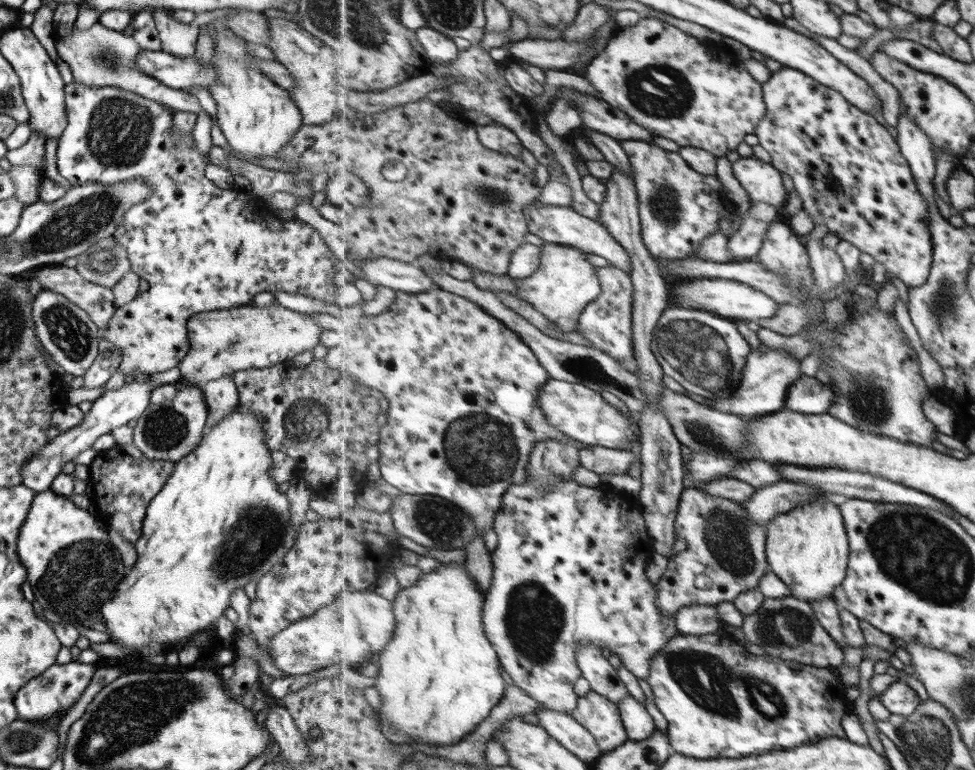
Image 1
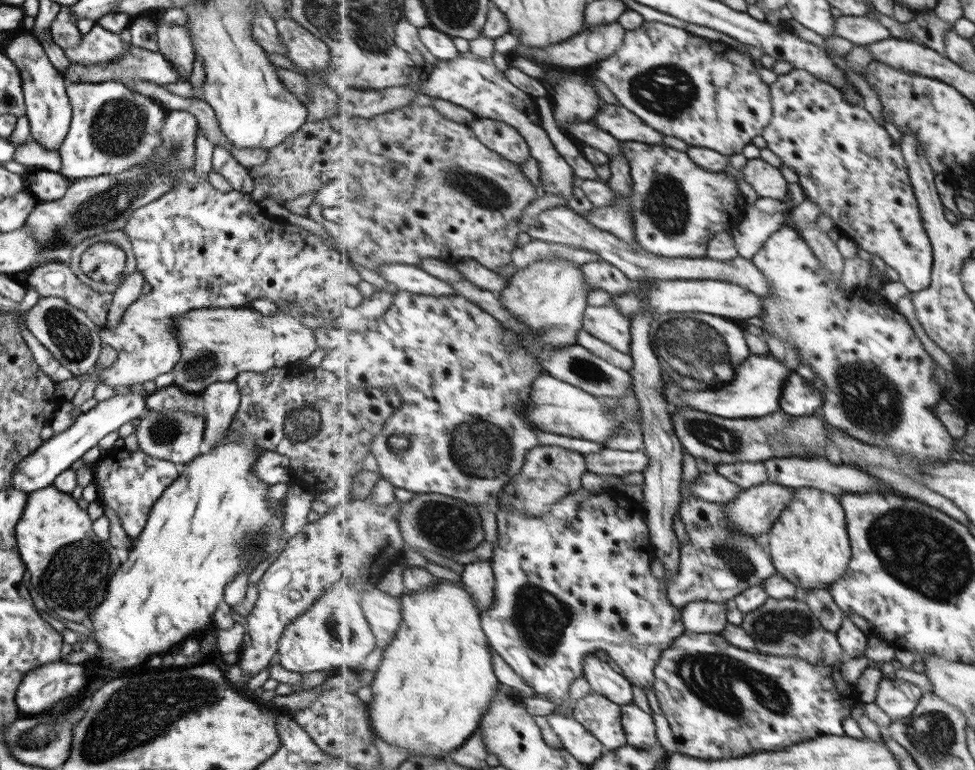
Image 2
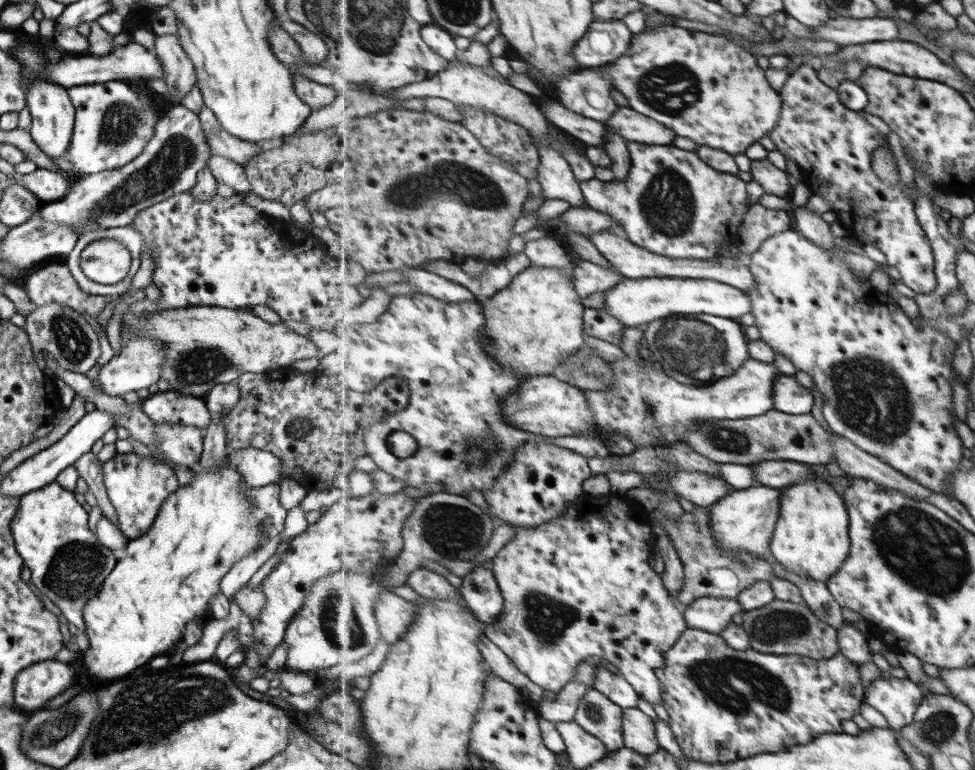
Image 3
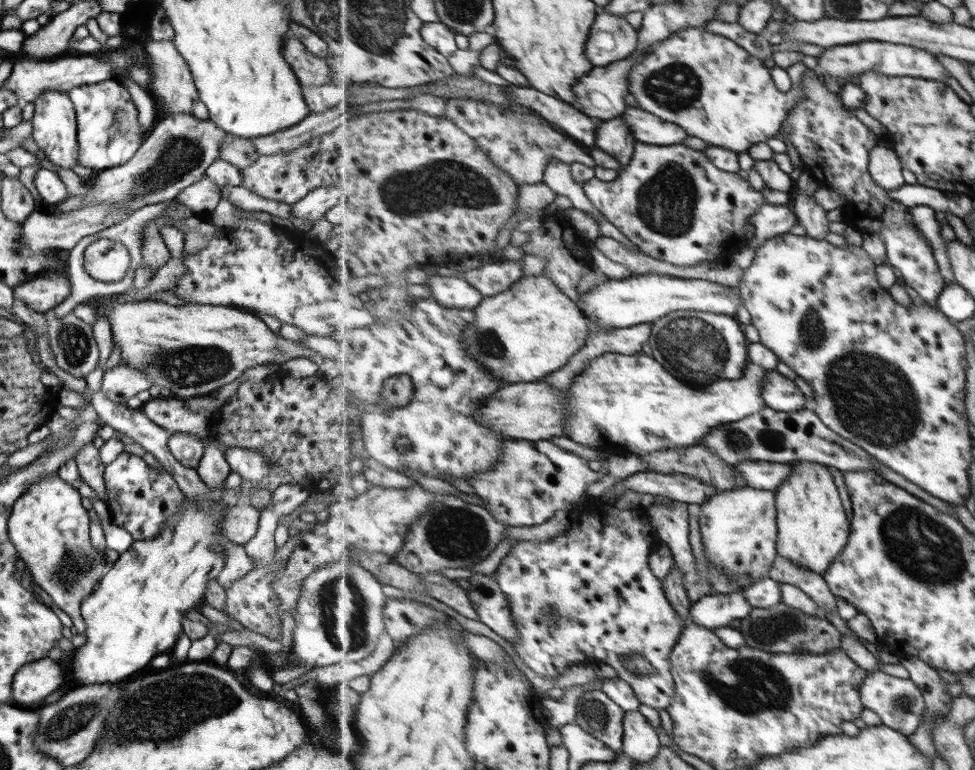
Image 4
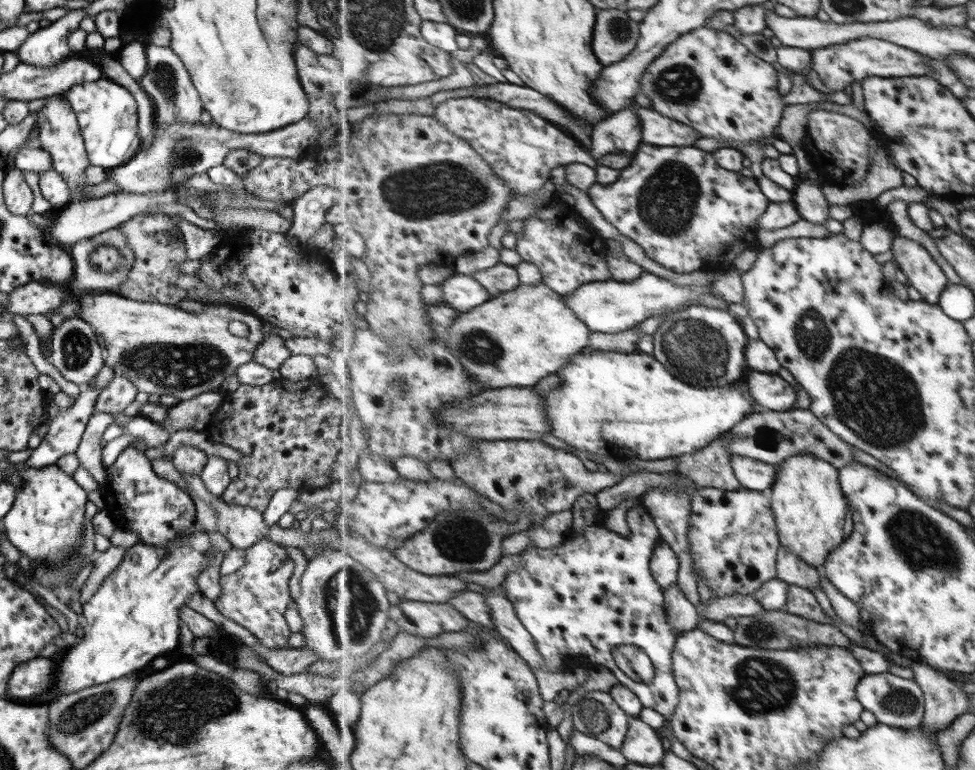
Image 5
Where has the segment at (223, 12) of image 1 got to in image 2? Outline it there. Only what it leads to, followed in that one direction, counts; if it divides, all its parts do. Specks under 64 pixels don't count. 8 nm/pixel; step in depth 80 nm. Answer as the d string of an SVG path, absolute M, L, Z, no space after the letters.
M157 23L156 36L159 55L163 56L165 61L169 61L181 81L187 82L195 53L186 27Z

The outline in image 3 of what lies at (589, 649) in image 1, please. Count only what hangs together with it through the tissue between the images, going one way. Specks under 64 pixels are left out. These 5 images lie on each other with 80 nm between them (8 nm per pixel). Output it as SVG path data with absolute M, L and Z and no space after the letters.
M601 664L595 666L595 678L593 687L607 697L610 697L615 704L626 708L637 708L641 697L634 689L634 686L622 675L611 674Z

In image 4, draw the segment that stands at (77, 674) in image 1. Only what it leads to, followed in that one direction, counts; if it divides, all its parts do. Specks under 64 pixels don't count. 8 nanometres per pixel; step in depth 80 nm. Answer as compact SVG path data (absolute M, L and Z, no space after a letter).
M48 657L23 664L10 682L12 703L21 708L38 708L53 690L67 685L67 674Z

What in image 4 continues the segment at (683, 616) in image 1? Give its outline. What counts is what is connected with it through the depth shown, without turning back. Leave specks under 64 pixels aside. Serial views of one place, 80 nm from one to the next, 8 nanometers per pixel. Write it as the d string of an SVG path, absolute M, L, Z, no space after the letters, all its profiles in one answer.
M742 591L705 596L691 606L691 623L713 629L729 626L735 618L751 616L754 606L747 602Z

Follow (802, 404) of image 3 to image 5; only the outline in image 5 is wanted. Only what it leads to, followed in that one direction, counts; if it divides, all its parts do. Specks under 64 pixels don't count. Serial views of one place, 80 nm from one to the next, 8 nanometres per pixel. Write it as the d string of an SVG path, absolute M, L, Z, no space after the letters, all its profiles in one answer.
M749 369L745 374L745 381L754 399L761 406L768 410L793 410L797 402L797 392L777 373L762 373Z

